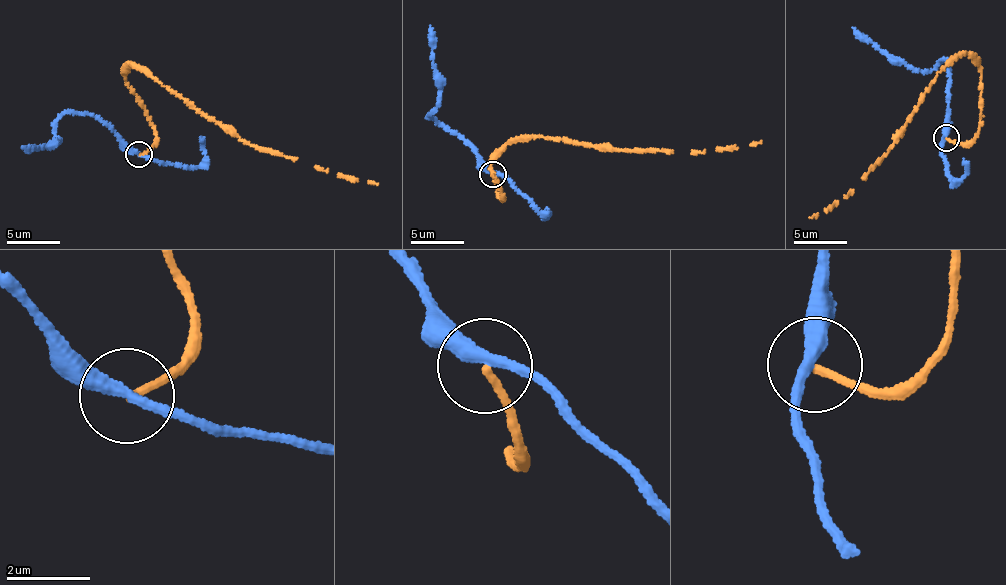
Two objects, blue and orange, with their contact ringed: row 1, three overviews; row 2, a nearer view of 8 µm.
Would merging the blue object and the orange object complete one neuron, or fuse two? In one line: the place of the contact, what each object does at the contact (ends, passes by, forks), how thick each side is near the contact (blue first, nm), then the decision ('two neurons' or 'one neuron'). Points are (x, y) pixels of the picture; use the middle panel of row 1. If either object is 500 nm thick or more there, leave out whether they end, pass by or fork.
(493, 174) | blue passes by | orange ends | 300/160 nm | two neurons

